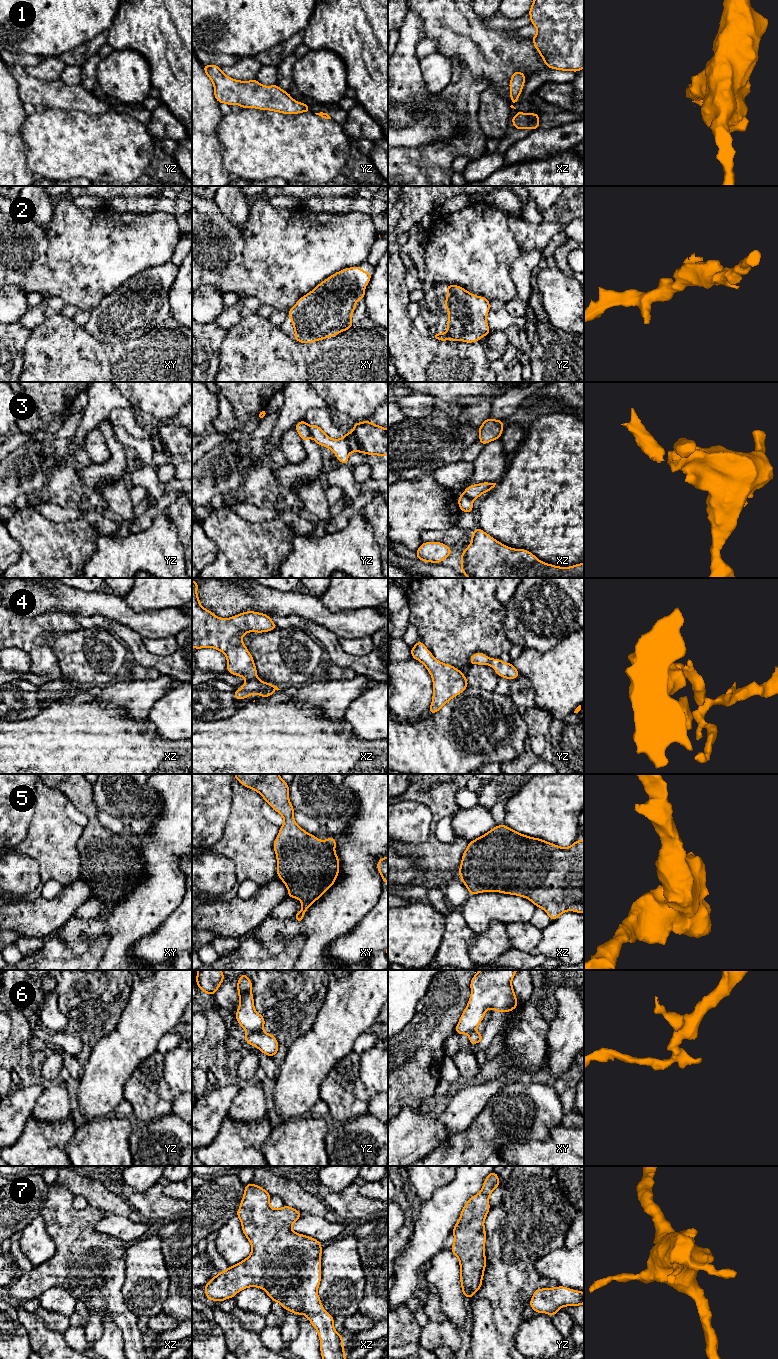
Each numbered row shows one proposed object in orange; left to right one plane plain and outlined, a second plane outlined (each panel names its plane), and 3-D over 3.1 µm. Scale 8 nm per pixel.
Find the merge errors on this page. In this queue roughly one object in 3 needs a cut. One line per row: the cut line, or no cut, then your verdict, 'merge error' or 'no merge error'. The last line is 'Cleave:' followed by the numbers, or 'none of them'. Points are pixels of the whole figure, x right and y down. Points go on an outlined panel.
1: cut yz (308, 109), (304, 111); merge error
2: cut none; no merge error
3: cut yz (307, 425), (311, 437); merge error
4: cut xz (257, 678), (252, 680); merge error
5: cut none; no merge error
6: cut yz (262, 1029), (256, 1032), (246, 1032); merge error
7: cut none; no merge error
Cleave: 1, 3, 4, 6

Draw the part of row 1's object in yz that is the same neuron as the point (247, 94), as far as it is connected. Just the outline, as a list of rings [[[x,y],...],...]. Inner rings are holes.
[[[215,64],[202,67],[213,82],[214,96],[219,104],[225,103],[231,107],[238,104],[242,109],[256,108],[282,114],[298,114],[309,110],[306,103],[294,100],[289,92],[283,91],[277,84],[264,86],[257,79],[235,80],[225,75]]]

